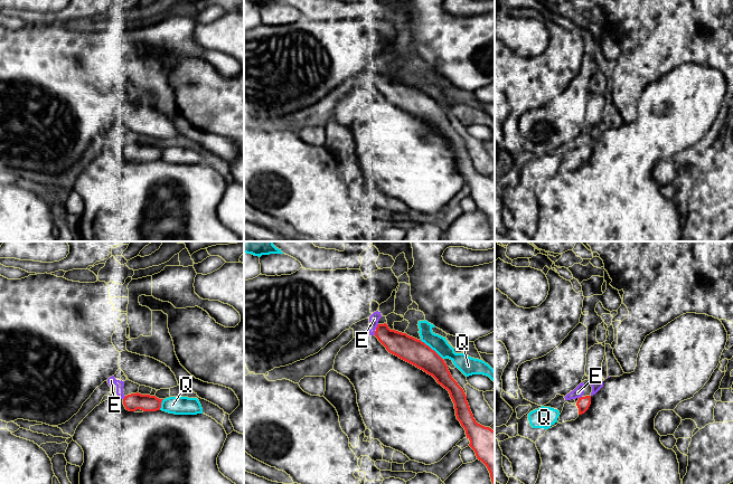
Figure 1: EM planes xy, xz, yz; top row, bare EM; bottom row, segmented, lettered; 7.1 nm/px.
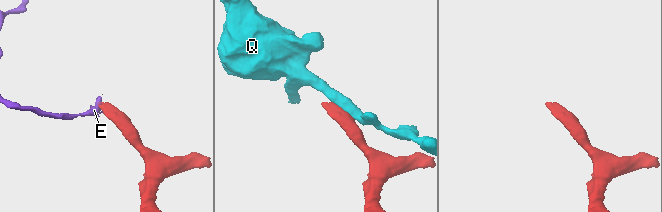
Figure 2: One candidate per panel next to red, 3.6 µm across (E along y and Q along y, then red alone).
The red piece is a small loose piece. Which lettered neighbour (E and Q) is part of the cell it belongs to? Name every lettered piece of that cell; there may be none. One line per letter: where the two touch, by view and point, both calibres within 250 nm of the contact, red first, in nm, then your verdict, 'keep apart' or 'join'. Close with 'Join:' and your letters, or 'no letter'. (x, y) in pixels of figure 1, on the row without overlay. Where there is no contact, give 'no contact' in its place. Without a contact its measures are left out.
E: meets red in xz at (377, 76); 170 nm thick on the red side, 70 nm on the other; keep apart
Q: meets red in xz at (430, 97); 180 nm thick on the red side, 120 nm on the other; keep apart
Join: no letter

